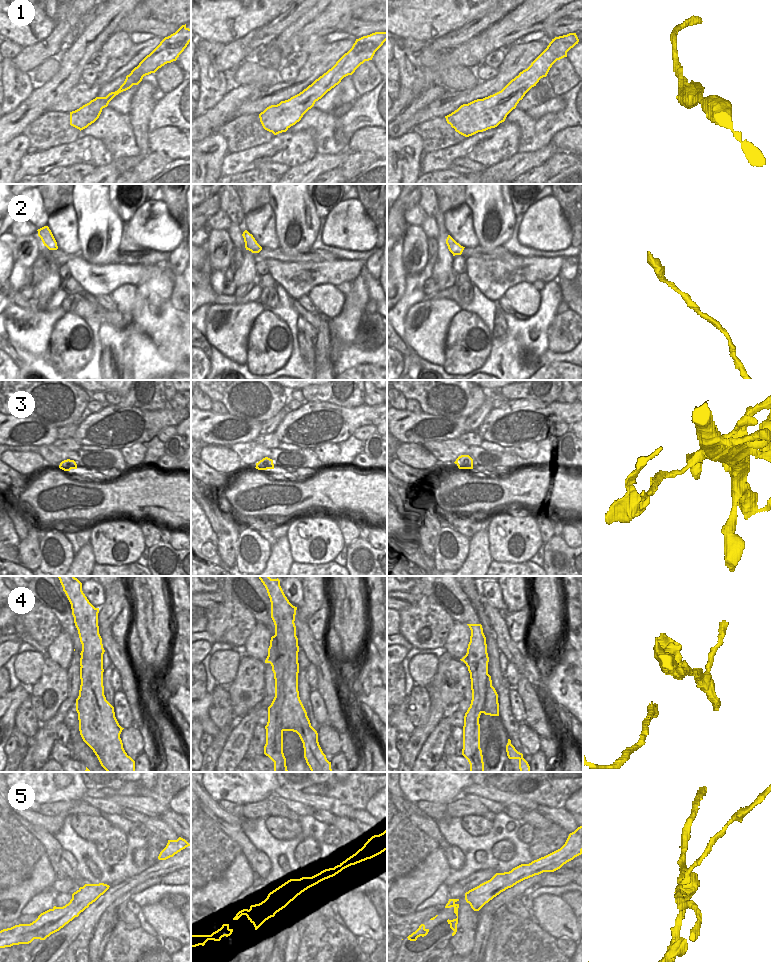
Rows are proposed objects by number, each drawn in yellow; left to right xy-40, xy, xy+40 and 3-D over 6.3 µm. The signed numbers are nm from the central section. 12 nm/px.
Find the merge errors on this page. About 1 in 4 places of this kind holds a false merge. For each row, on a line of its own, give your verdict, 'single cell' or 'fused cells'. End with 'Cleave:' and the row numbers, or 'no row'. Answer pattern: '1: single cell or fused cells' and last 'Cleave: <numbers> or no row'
1: single cell
2: single cell
3: fused cells
4: fused cells
5: fused cells
Cleave: 3, 4, 5

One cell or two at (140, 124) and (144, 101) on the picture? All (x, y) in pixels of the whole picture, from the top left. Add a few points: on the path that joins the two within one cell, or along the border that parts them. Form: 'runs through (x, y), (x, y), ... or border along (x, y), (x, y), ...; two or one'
runs through (140, 118), (142, 107); one

